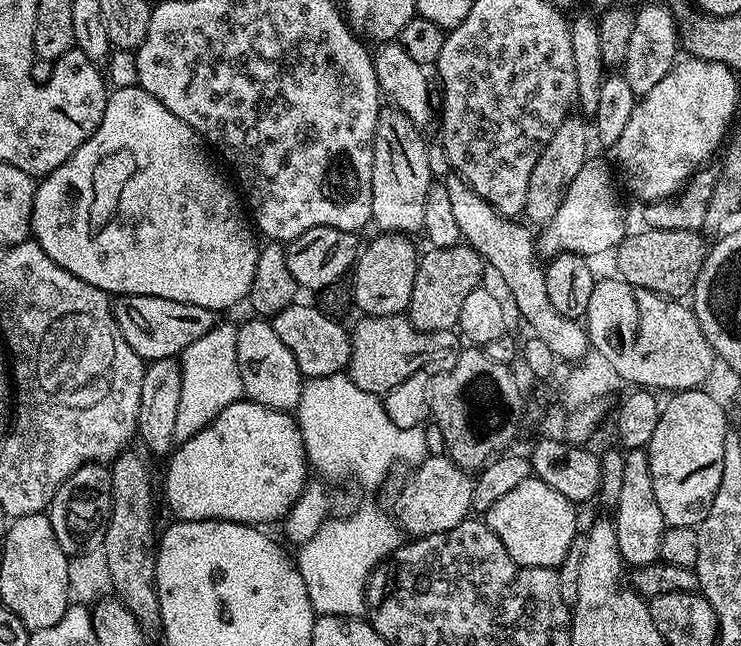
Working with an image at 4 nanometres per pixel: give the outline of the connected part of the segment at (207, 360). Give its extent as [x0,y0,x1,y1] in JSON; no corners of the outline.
[174,323,245,440]

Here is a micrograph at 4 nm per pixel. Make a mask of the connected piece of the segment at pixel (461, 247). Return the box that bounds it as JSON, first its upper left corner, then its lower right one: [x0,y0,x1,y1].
[406,242,485,332]

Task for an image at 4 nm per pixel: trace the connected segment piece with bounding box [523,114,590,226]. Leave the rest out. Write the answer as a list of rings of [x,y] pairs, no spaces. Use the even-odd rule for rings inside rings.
[[[569,114],[550,134],[546,146],[540,151],[538,162],[534,162],[534,171],[530,173],[530,182],[526,190],[526,206],[523,210],[525,217],[529,216],[531,223],[536,226],[547,224],[548,220],[554,218],[555,211],[562,204],[564,191],[574,180],[578,170],[590,158],[588,152],[588,140],[590,144],[590,128],[583,124],[585,121],[579,115]]]

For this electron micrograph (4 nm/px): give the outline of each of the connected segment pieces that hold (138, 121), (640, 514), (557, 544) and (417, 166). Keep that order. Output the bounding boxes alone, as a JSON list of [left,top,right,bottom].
[[30,87,261,314],[614,449,666,568],[486,478,578,569],[371,106,434,234]]

